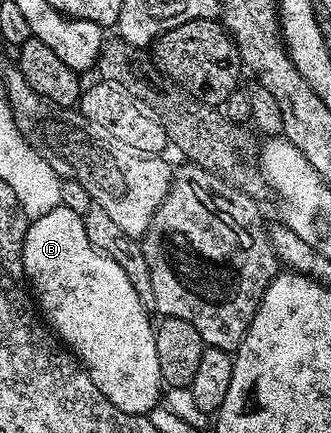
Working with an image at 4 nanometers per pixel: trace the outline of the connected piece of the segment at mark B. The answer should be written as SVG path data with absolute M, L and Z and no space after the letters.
M61 206L50 210L50 214L42 214L42 218L31 221L28 225L28 233L24 236L23 262L24 274L27 283L30 285L31 295L38 305L43 319L50 325L51 331L55 333L65 345L70 346L72 355L80 361L84 371L87 372L89 378L94 382L94 386L98 386L98 390L102 390L102 394L106 394L106 398L110 398L110 402L114 402L114 406L118 406L118 410L122 410L126 414L142 416L151 413L152 409L161 403L160 388L162 389L154 320L148 317L149 309L138 298L138 290L134 290L130 278L126 278L126 270L122 270L122 266L118 266L118 262L114 262L114 258L110 258L105 252L99 252L90 242L90 238L86 238L84 217L74 214L74 210Z

